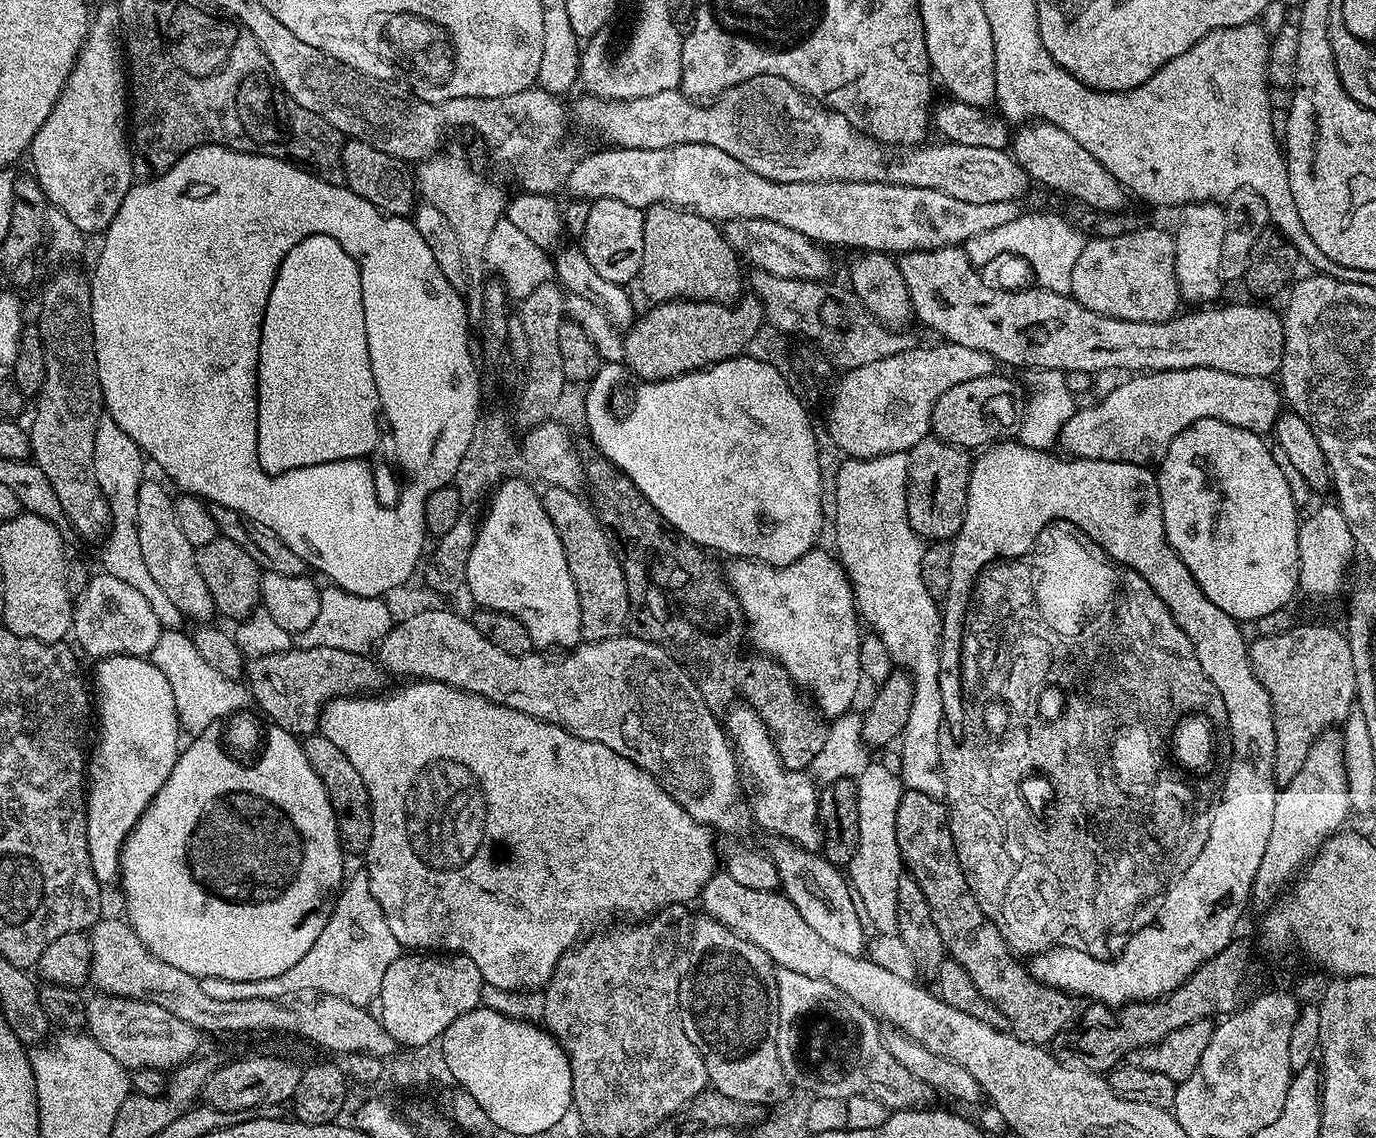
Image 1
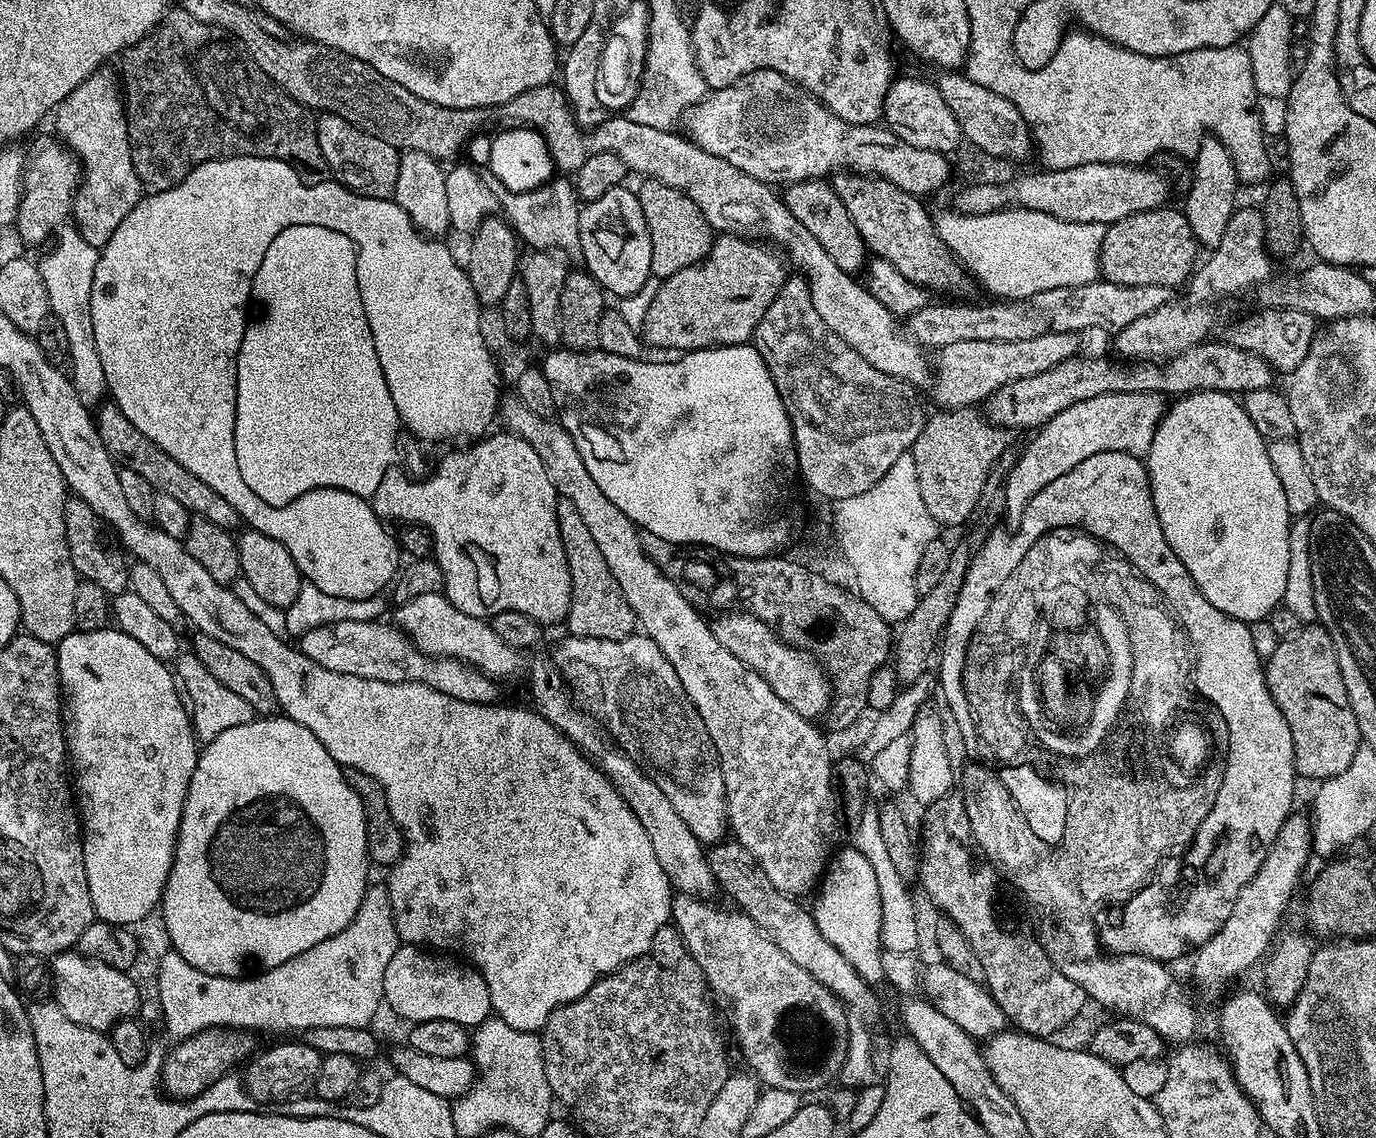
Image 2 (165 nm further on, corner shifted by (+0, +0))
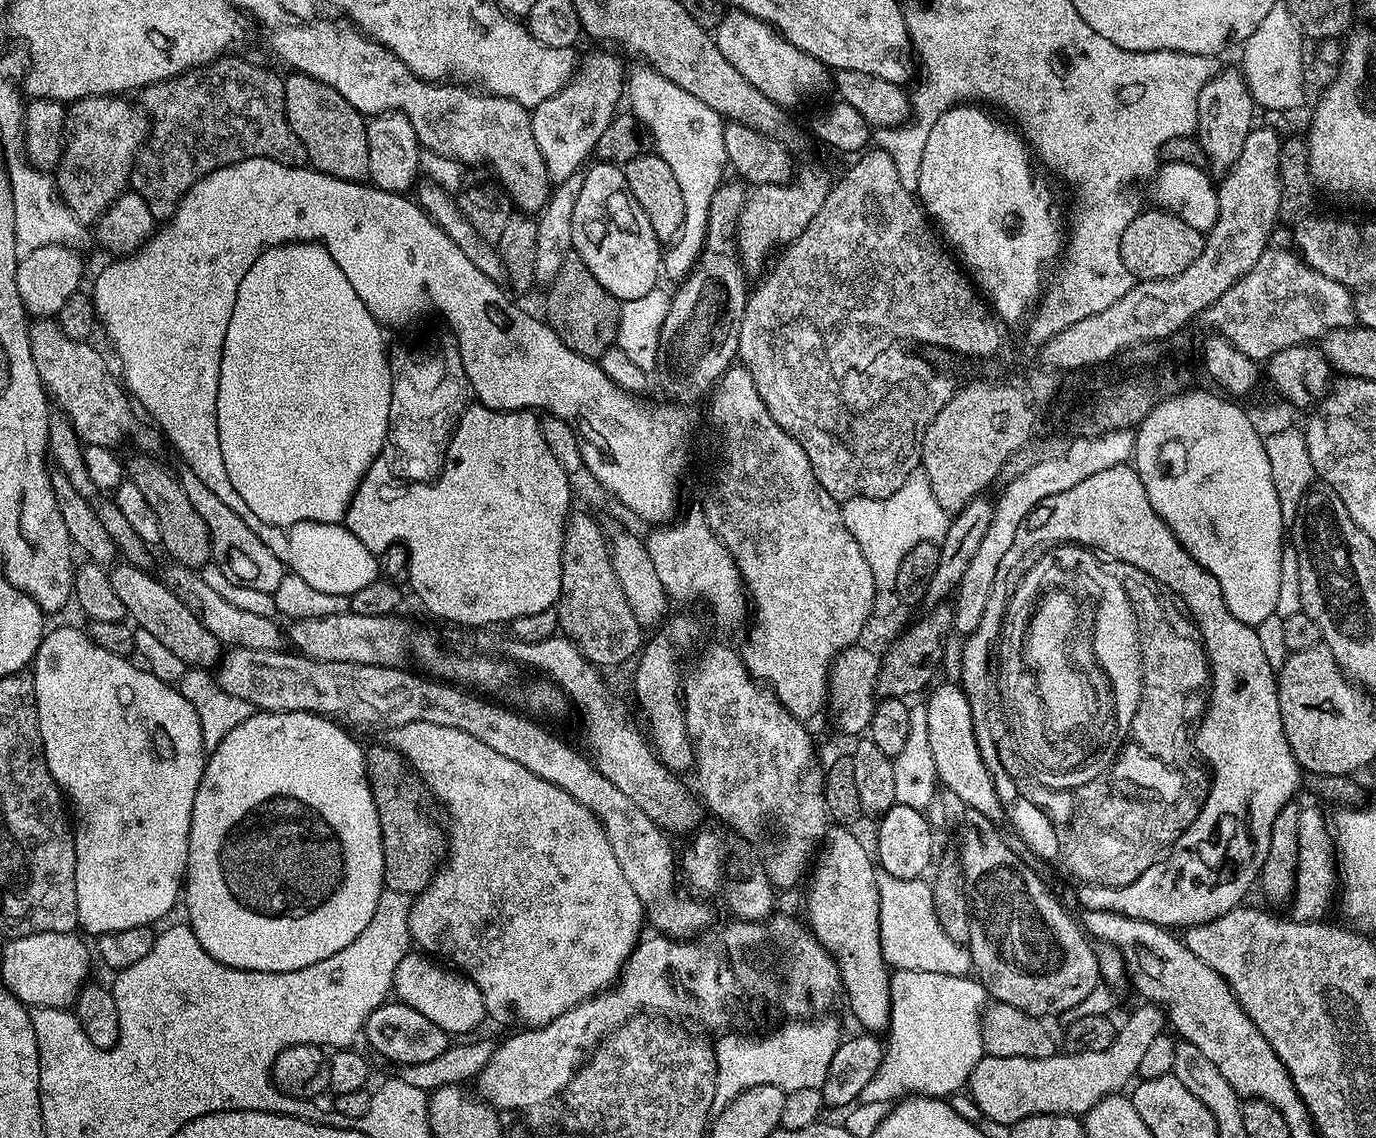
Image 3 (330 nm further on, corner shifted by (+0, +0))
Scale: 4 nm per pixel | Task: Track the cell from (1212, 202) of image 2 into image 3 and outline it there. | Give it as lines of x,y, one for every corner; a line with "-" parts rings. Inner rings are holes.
1217,71
1216,75
1210,78
1210,82
1202,86
1202,94
1198,94
1194,136
1195,139
1200,139
1200,148
1208,159
1207,167
1213,173
1228,173
1234,162
1238,162
1238,154
1242,154
1242,145
1246,143
1246,138
1254,127
1252,112
1254,113
1252,95
1248,83
1239,71

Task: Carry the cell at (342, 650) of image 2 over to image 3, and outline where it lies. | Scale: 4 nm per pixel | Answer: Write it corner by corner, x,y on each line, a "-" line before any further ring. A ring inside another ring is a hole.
172,566
168,576
167,579
170,581
171,587
179,590
191,601
200,617
200,621
206,626
206,630
210,630
210,634
214,634
214,638
218,638
221,645
245,648
246,650
277,650
281,647
282,628
276,625
277,621
275,619
259,617
258,614
250,614
249,611
242,610
239,606
231,605
217,591
212,590
203,581
202,576
191,568

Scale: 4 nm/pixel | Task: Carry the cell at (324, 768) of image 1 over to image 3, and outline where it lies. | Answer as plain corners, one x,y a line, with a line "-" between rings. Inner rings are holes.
391,743
367,745
364,748
364,765
378,810
378,822
382,826
384,887
415,897
430,886
436,877
436,869
445,859
445,829
428,813
430,793
423,780

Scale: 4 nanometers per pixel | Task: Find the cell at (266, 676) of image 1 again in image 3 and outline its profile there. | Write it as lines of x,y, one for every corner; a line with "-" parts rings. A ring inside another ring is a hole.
120,562
108,572
110,586
114,586
118,593
131,623
136,628
150,630
150,634
154,634
158,642
164,643
176,657
182,658
185,666
211,669
222,655
220,640
214,638
210,630
206,630
195,607
187,599
177,595
163,579
155,580
150,573
143,572
144,570
131,562

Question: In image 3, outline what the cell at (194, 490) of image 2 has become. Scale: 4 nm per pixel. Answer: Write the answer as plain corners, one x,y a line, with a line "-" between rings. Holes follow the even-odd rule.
36,318
28,329
30,350
34,354
34,366
42,378
49,397
61,408
63,415
72,423
72,429
84,444
106,446
115,449
124,436
132,436
139,451
144,454
159,453
162,433
159,428
149,426
140,428
132,413
133,401
122,387
121,381
108,373
104,356
91,343
62,334
59,323
52,318

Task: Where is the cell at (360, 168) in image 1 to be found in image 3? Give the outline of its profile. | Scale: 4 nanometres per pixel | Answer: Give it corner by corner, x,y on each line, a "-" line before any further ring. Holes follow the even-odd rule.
301,72
283,77
284,109
290,130
306,146
308,164
339,180
363,181
370,170
370,146
365,113
359,112
338,90

